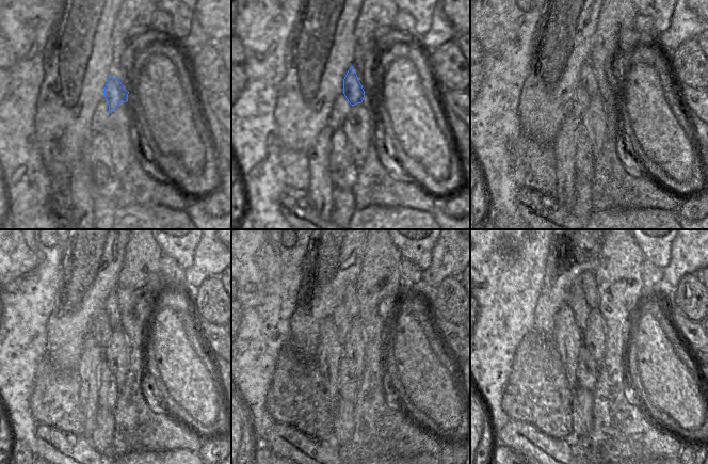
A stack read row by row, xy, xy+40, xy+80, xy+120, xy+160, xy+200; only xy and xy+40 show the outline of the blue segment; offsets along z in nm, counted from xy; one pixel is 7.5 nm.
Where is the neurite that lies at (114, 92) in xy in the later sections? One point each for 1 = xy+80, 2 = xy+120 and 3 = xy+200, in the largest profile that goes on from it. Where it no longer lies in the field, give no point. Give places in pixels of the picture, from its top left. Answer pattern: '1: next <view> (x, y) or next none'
1: next xy+80 (588, 79)
2: next xy+120 (111, 304)
3: next xy+200 (588, 281)

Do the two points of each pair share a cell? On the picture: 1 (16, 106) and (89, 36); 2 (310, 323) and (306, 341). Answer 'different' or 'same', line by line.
1: different
2: same

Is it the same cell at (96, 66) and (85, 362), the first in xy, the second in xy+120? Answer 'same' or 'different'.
different

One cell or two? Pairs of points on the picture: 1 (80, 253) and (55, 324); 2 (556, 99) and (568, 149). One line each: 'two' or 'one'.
1: one
2: two

